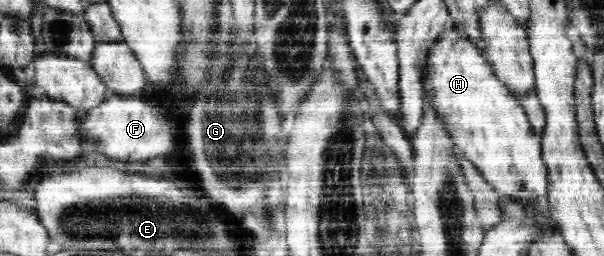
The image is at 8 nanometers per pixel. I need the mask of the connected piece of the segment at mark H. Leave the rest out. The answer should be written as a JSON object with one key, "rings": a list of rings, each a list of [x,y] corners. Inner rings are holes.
{"rings":[[[450,24],[428,52],[423,76],[425,102],[435,110],[443,127],[450,135],[458,153],[465,155],[481,172],[485,184],[490,184],[499,196],[509,196],[524,205],[532,205],[546,210],[550,172],[543,163],[543,143],[534,132],[527,112],[522,108],[518,96],[514,96],[493,71],[484,50],[460,35],[460,31]]]}

